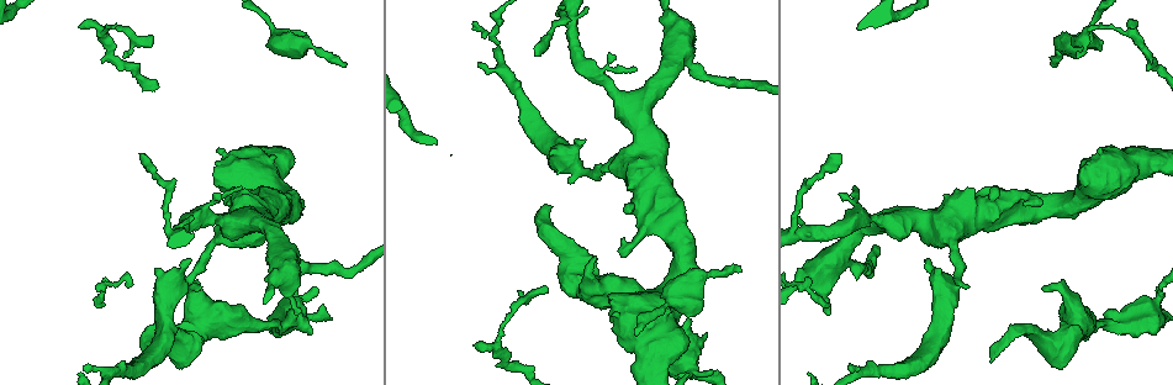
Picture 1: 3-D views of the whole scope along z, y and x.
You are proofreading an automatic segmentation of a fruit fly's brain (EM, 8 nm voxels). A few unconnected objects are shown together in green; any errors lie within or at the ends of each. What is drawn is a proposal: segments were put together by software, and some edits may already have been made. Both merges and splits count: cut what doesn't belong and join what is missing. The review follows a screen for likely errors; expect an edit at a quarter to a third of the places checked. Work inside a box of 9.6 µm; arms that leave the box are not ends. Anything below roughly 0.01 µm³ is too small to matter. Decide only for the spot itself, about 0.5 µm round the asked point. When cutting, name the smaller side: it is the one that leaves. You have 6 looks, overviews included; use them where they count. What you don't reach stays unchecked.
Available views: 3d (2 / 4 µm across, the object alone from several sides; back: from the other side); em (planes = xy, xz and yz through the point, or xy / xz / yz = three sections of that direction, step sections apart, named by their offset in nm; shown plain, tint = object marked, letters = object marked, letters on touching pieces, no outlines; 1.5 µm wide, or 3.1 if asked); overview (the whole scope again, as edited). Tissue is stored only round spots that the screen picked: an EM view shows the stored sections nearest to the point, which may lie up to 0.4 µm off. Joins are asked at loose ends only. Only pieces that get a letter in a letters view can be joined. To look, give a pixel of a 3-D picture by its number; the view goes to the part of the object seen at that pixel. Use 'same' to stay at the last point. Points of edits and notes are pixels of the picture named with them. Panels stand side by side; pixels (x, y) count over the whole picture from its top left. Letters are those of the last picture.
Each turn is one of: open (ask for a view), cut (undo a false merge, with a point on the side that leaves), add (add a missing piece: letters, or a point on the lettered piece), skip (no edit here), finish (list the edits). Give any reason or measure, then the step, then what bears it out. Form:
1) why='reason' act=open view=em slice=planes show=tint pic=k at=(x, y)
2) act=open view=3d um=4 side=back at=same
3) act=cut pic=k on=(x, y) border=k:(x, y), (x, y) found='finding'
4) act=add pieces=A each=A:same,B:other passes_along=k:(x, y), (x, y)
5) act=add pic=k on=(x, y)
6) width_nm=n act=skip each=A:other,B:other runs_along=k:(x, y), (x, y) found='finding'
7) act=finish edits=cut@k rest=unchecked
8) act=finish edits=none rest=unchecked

why='calibre changes' act=open view=3d um=4 pic=1 at=(1093, 24)

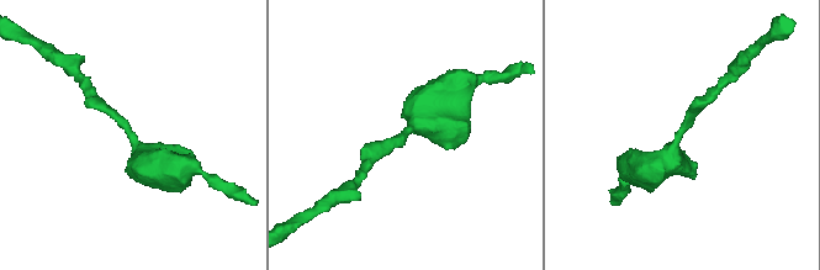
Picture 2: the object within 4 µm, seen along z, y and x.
act=open view=em slice=xz step=4 show=tint pic=2 at=(678, 132)

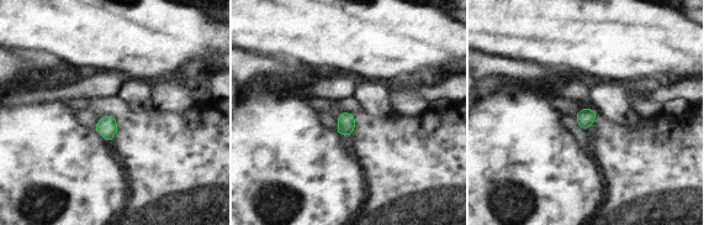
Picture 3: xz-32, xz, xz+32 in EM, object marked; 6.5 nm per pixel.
why='another direction' act=open view=em slice=planes show=letters at=same

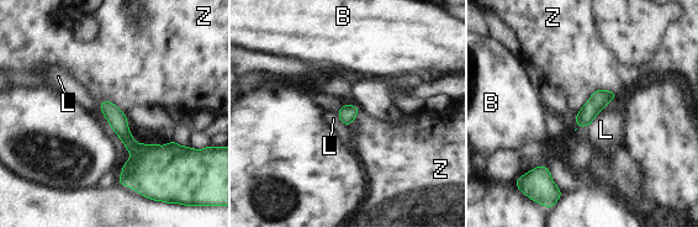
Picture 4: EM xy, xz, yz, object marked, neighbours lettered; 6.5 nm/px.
act=skip each=B:other,L:other,Z:other runs_along=4:(105, 104), (136, 149), (130, 181) found='one neuron here'

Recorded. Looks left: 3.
why='branch stops here' act=open view=3d um=2 pic=1 at=(347, 64)

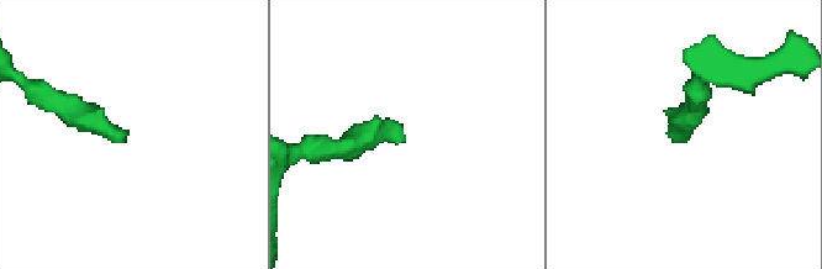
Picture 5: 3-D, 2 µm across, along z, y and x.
why='shape alone is not enough' act=open view=em slice=planes show=letters pic=5 at=(686, 141)

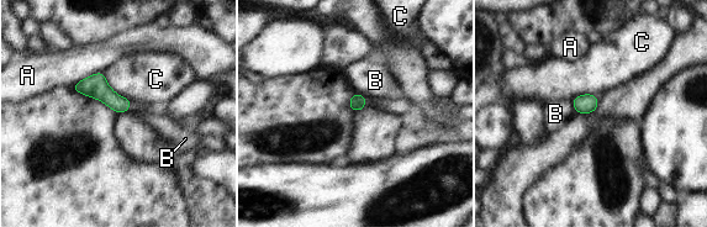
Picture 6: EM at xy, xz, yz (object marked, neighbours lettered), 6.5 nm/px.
act=skip each=A:other,B:other,C:other border=6:(101, 73), (105, 82), (131, 103) found='none of them fits'

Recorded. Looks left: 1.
act=finish edits=none rest=unchecked

